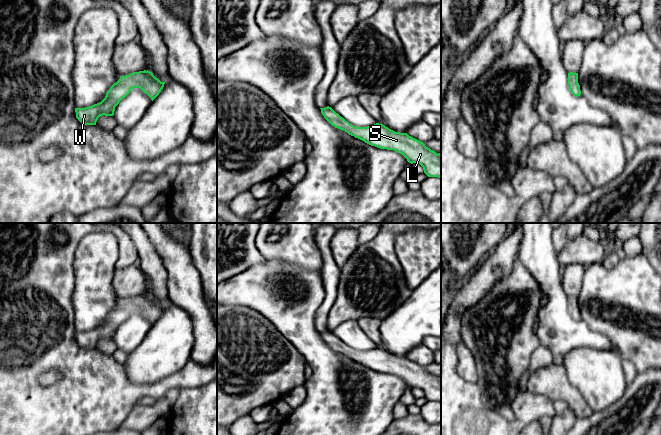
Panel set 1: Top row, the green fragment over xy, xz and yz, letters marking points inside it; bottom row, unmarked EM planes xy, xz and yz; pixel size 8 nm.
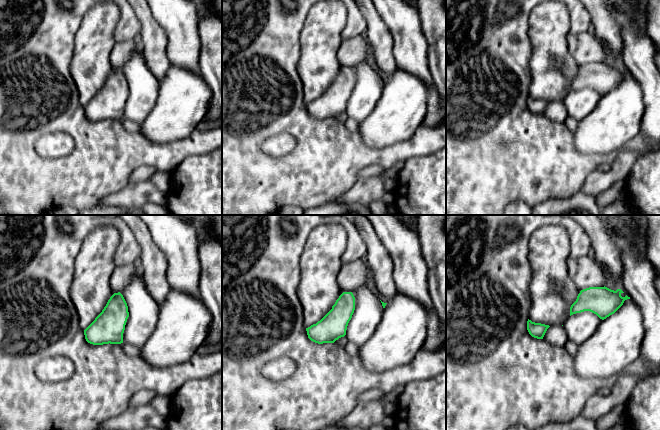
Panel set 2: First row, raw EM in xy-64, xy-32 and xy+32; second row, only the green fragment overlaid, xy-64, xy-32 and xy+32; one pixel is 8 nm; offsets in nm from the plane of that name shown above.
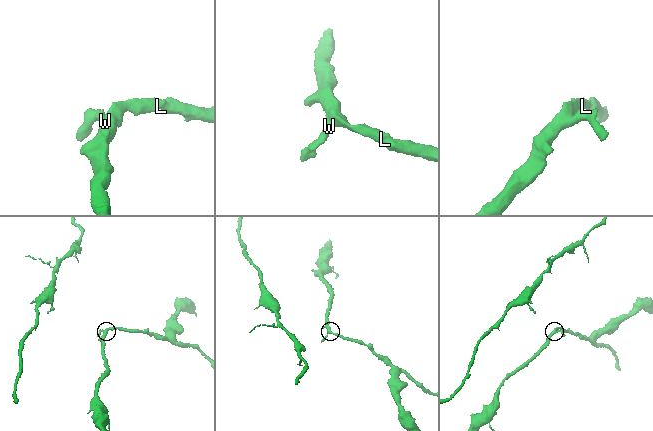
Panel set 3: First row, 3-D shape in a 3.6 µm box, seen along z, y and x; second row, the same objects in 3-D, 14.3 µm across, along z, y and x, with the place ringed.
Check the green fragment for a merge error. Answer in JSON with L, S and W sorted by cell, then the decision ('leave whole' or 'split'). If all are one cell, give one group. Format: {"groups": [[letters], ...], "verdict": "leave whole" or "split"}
{"groups": [["L", "S", "W"]], "verdict": "leave whole"}

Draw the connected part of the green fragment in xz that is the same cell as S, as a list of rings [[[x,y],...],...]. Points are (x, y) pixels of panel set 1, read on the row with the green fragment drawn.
[[[331,107],[320,108],[324,118],[335,128],[347,132],[365,143],[380,149],[394,150],[402,154],[409,163],[423,167],[428,177],[441,178],[441,153],[436,153],[407,133],[395,132],[383,124],[356,127],[346,121]]]

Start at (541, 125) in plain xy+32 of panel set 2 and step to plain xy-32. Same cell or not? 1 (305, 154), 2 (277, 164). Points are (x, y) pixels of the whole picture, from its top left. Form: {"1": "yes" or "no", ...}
{"1": "yes", "2": "yes"}

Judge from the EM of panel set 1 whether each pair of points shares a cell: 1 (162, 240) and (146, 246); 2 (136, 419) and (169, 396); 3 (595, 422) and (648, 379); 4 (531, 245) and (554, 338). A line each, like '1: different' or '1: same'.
1: different
2: same
3: same
4: same

